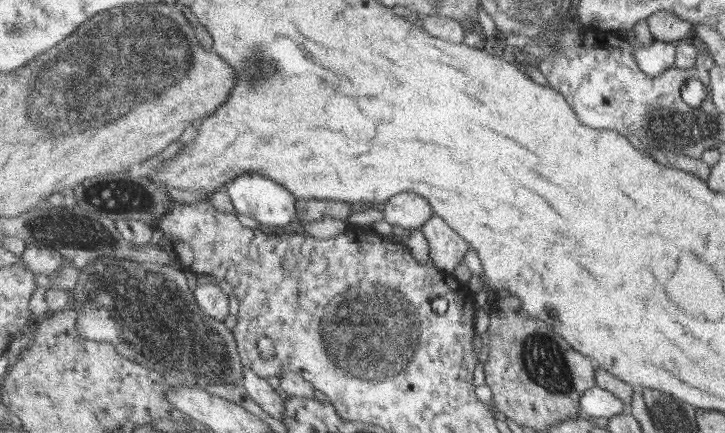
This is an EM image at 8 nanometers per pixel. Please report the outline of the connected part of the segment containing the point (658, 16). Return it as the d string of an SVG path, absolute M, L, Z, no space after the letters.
M658 10L647 21L654 40L666 43L677 44L687 41L695 30L695 26L691 21L679 17L673 11Z

